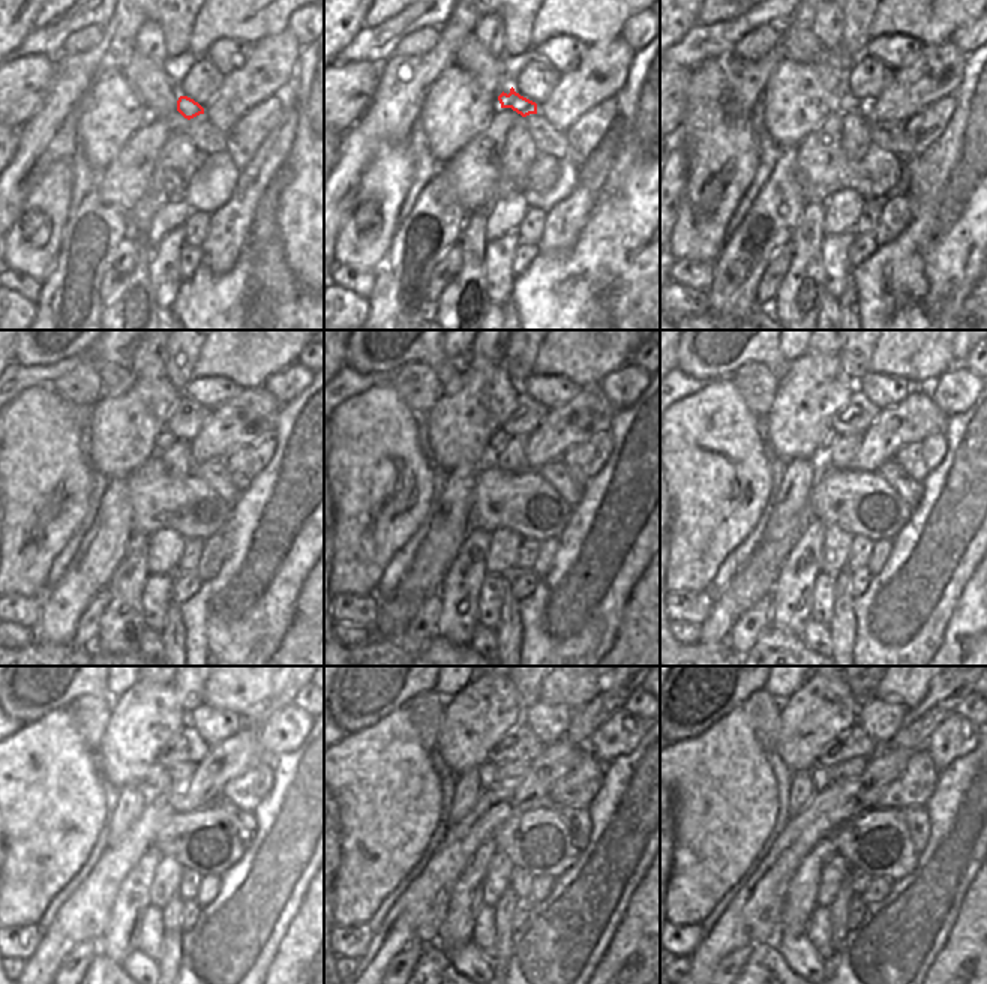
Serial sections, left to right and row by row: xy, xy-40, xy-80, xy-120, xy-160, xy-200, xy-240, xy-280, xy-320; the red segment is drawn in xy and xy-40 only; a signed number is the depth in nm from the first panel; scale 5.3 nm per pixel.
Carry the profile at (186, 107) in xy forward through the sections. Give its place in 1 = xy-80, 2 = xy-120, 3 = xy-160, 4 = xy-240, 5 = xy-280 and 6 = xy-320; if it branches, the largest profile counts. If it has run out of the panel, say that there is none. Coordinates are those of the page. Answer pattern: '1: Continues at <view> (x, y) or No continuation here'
1: Continues at xy-80 (848, 104)
2: Continues at xy-120 (164, 440)
3: Continues at xy-160 (500, 438)
4: Continues at xy-240 (153, 774)
5: Continues at xy-280 (486, 773)
6: Continues at xy-320 (821, 777).

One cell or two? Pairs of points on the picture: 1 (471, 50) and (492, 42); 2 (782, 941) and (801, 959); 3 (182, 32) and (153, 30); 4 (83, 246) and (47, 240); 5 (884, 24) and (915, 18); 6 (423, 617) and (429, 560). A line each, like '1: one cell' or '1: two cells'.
1: two cells
2: one cell
3: two cells
4: two cells
5: one cell
6: two cells

